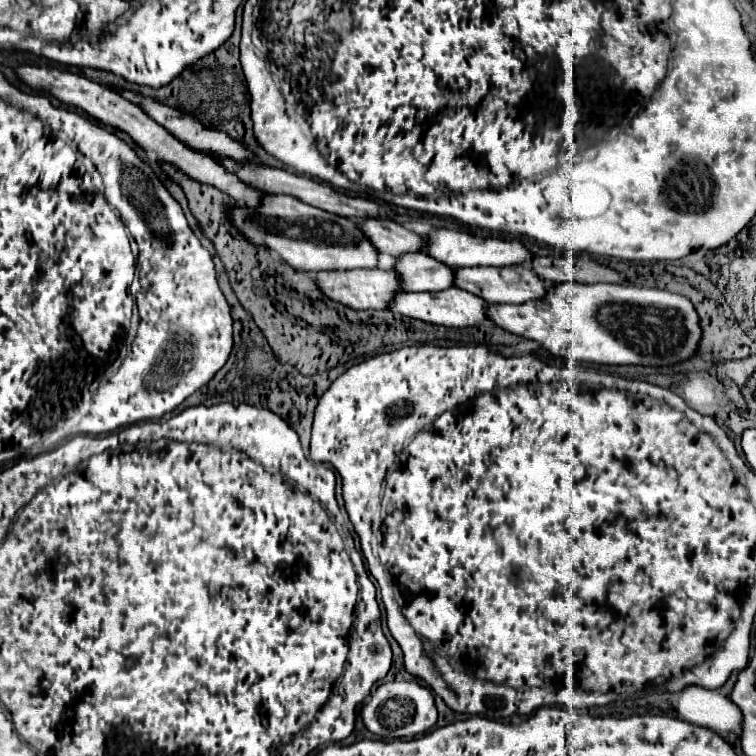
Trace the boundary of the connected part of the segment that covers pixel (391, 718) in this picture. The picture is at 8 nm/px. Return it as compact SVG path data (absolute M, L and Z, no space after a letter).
M384 682L362 706L360 716L364 726L372 734L382 736L386 740L396 740L396 738L420 736L428 732L438 720L438 710L432 692L426 686L420 686L418 682Z

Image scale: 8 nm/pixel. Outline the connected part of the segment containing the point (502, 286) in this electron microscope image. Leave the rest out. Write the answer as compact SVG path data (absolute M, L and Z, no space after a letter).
M514 264L514 266L504 266L504 268L496 268L496 266L472 266L472 268L456 268L454 272L454 286L462 288L482 300L486 300L488 304L496 304L496 302L508 302L508 304L522 304L524 300L532 300L536 296L544 296L544 288L548 288L550 284L544 284L544 280L536 280L536 276L532 276L530 268L524 268L524 264Z

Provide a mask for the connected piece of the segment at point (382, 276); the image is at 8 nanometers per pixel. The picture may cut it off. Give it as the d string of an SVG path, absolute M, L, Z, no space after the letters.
M372 268L372 270L338 270L338 272L316 272L314 274L316 286L322 290L322 294L330 300L336 300L342 306L348 306L352 310L384 310L388 308L388 300L392 300L392 296L396 292L400 292L398 288L398 278L392 270L382 270L382 268Z

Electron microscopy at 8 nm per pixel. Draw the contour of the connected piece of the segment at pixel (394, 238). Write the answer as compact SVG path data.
M360 218L358 226L380 254L398 256L404 252L420 250L420 234L406 230L398 222L382 218Z

